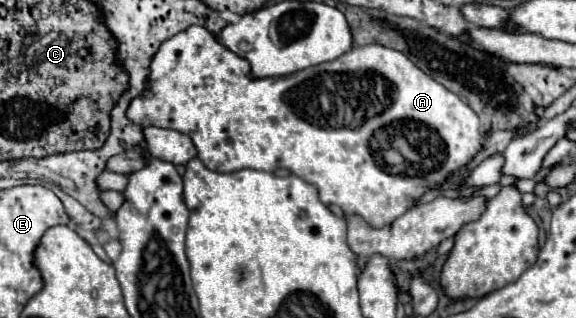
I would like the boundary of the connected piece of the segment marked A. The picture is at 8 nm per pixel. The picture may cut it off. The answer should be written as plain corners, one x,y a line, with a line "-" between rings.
191,26
179,34
175,34
173,38
165,40
159,48
159,52
153,56
151,62
151,76
149,76
149,88
141,98
135,98
127,110
127,118
135,124
141,126
161,126
161,128
173,128
177,132
187,134
193,144
197,146
197,156
201,158
201,162
215,172
235,172
241,168
253,168
253,170
265,170
265,172
273,172
277,168
285,168
289,170
293,176
305,180
307,184
313,184
319,192
319,200
325,206
339,206
345,214
359,214
363,216
371,226
383,226
383,224
391,224
391,220
395,220
397,216
401,216
403,212
407,212
415,200
431,190
437,188
447,174
451,174
455,168
467,164
483,146
485,136
479,132
479,118
477,114
459,100
459,96
455,96
451,90
447,90
445,86
441,86
439,82
435,82
431,76
427,76
423,70
419,70
407,56
403,56
401,52
395,52
391,48
383,48
379,44
369,44
369,46
357,46
351,48
349,52
345,52
343,56
331,60
331,62
323,62
311,68
305,68
301,72
295,72
291,76
281,76
281,78
261,78
261,80
253,80
249,76
249,64
247,60
235,56
231,50
223,48
215,36
211,36
205,28
199,26

